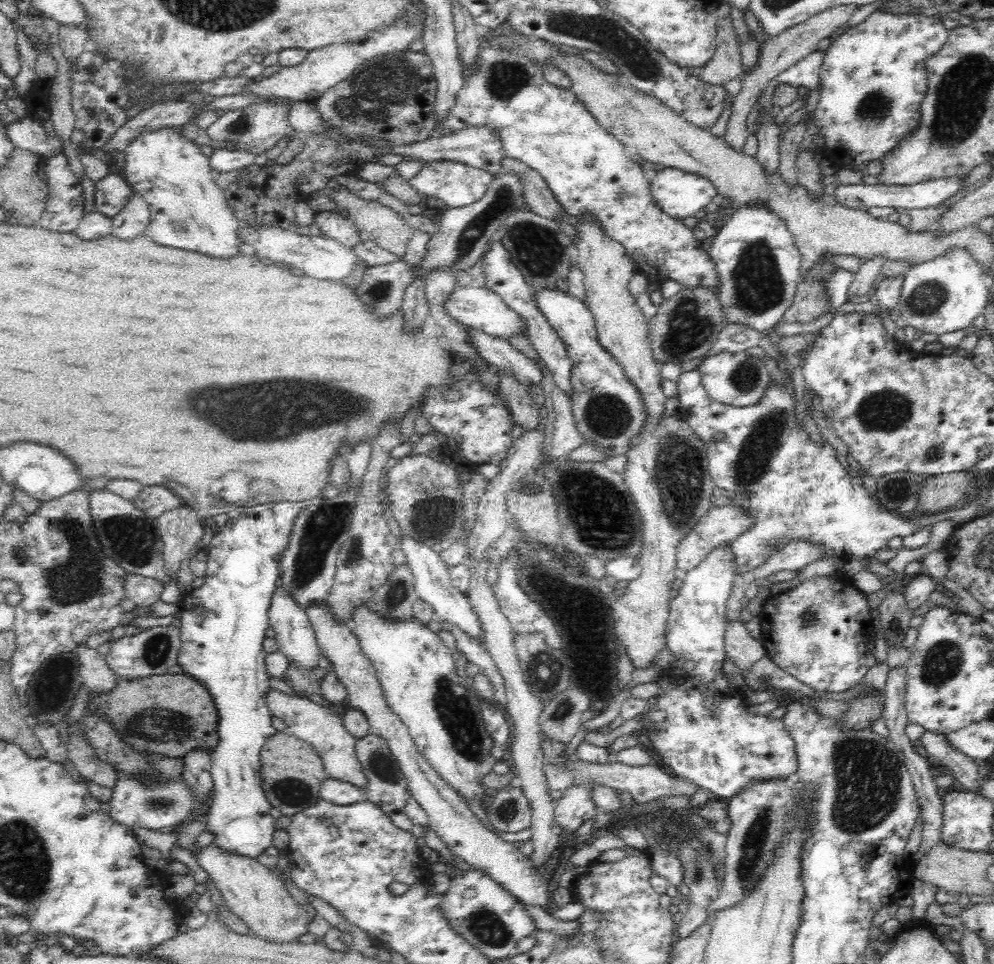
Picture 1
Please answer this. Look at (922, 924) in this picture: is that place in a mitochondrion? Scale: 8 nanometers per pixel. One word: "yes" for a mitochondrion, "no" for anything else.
no

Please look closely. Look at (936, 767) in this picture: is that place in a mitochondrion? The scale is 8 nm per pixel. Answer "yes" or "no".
no

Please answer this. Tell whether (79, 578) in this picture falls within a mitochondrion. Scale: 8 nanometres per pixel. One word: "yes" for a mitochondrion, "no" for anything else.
yes

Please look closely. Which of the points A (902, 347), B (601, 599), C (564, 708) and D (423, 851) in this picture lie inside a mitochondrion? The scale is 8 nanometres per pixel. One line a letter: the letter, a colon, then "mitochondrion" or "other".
A: other
B: other
C: mitochondrion
D: other

